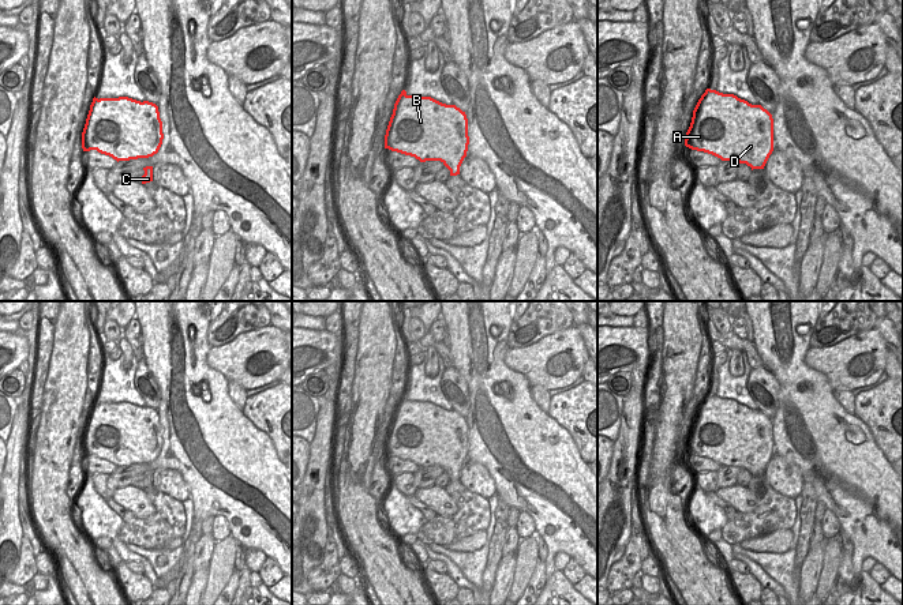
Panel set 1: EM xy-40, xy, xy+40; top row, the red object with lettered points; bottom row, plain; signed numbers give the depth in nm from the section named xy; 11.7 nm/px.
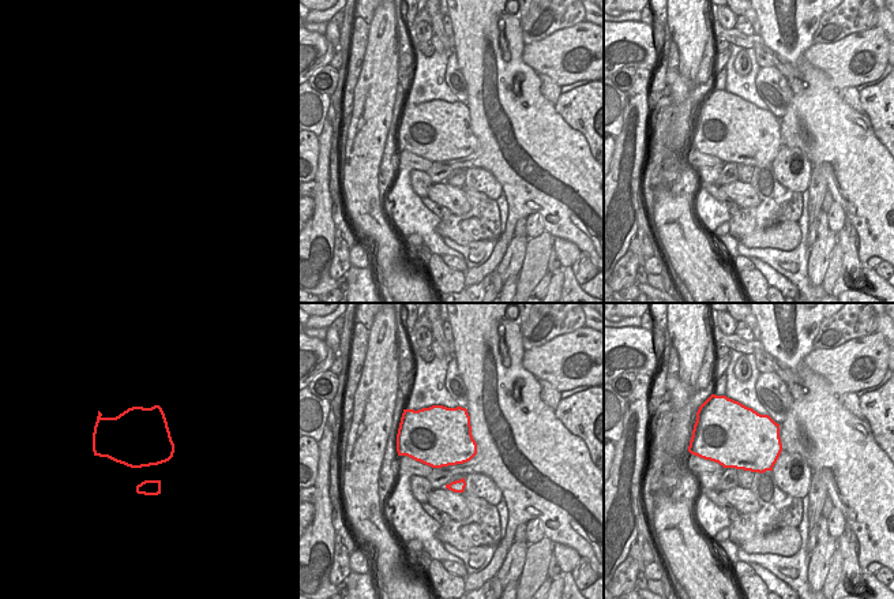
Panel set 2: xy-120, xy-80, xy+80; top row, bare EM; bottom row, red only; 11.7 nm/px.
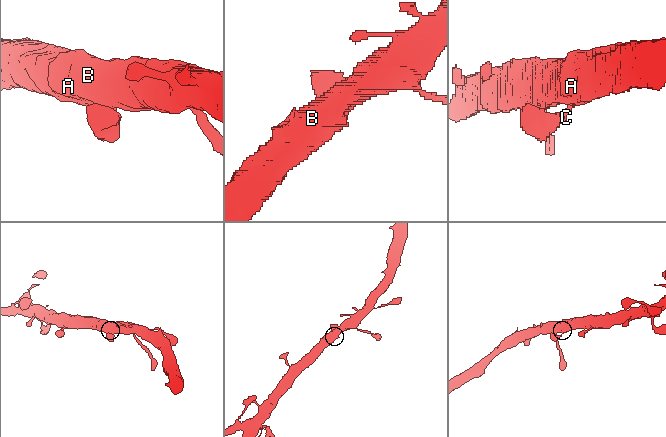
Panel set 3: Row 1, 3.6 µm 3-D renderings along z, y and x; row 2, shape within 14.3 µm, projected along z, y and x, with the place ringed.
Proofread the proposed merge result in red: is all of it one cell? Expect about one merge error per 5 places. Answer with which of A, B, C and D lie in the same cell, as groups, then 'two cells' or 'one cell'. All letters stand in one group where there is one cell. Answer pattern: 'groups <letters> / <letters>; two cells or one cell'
groups A B C D; one cell

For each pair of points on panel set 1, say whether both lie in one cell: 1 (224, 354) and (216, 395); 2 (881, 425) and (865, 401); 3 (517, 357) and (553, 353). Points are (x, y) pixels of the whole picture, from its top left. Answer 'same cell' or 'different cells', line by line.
1: different cells
2: same cell
3: same cell

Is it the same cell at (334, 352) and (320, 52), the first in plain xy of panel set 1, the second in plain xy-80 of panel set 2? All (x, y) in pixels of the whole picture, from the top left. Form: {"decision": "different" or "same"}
{"decision": "same"}

